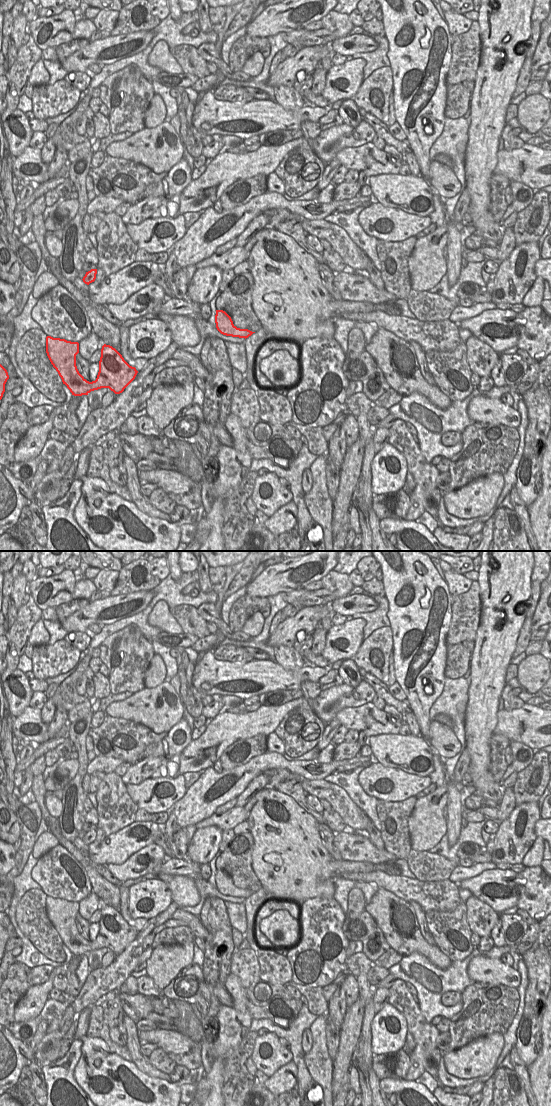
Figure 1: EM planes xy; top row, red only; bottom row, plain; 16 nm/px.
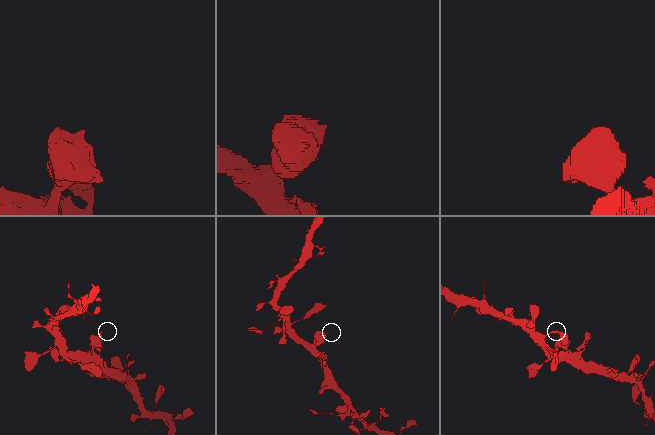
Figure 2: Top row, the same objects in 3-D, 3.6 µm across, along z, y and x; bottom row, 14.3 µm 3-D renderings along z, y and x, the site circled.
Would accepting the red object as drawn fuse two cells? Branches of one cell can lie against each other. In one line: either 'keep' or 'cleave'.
keep

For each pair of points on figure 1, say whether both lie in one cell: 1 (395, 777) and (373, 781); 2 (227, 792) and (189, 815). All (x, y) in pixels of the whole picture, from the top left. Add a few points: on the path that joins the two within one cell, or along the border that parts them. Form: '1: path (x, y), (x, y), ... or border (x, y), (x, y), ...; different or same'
1: path (390, 777), (378, 778); same
2: path (218, 798), (210, 802), (202, 802), (198, 806); same

